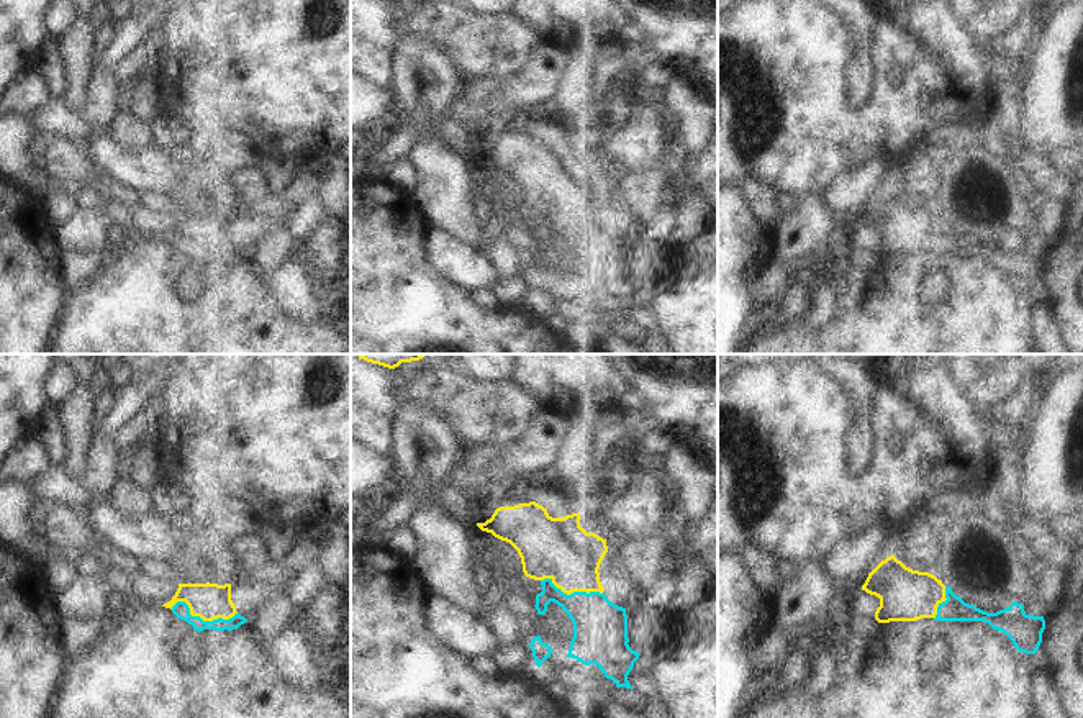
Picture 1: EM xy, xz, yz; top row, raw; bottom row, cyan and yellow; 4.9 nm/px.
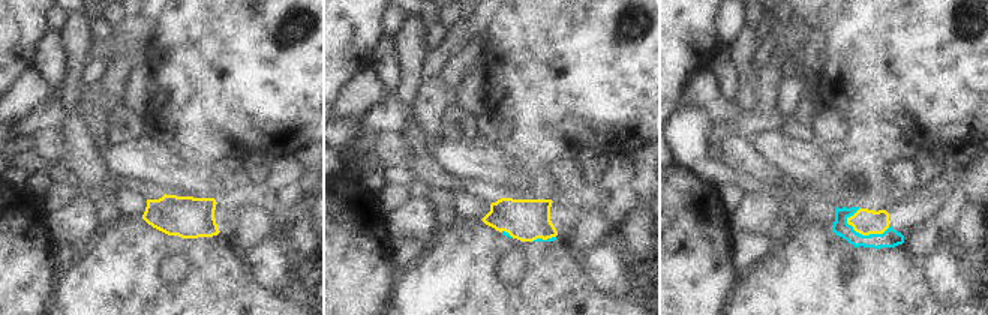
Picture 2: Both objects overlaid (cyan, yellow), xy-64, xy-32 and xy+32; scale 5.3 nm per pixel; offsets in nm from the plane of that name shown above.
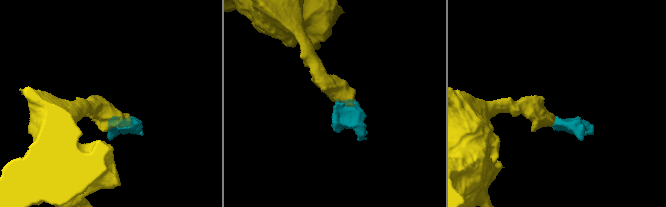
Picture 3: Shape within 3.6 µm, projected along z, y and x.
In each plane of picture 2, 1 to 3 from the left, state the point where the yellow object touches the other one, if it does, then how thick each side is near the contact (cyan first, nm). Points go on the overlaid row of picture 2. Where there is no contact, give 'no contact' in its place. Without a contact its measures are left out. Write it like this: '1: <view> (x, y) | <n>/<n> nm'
1: no contact
2: xy-32 (541, 239) | 20/220 nm
3: xy+32 (867, 236) | 100/140 nm

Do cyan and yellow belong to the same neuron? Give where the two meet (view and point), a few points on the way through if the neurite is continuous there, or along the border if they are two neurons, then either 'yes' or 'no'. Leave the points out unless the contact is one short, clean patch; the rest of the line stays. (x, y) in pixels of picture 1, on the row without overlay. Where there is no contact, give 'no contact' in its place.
meets cyan in xy at (200, 251); runs through xy (181, 241), (200, 251), (210, 235); yes

